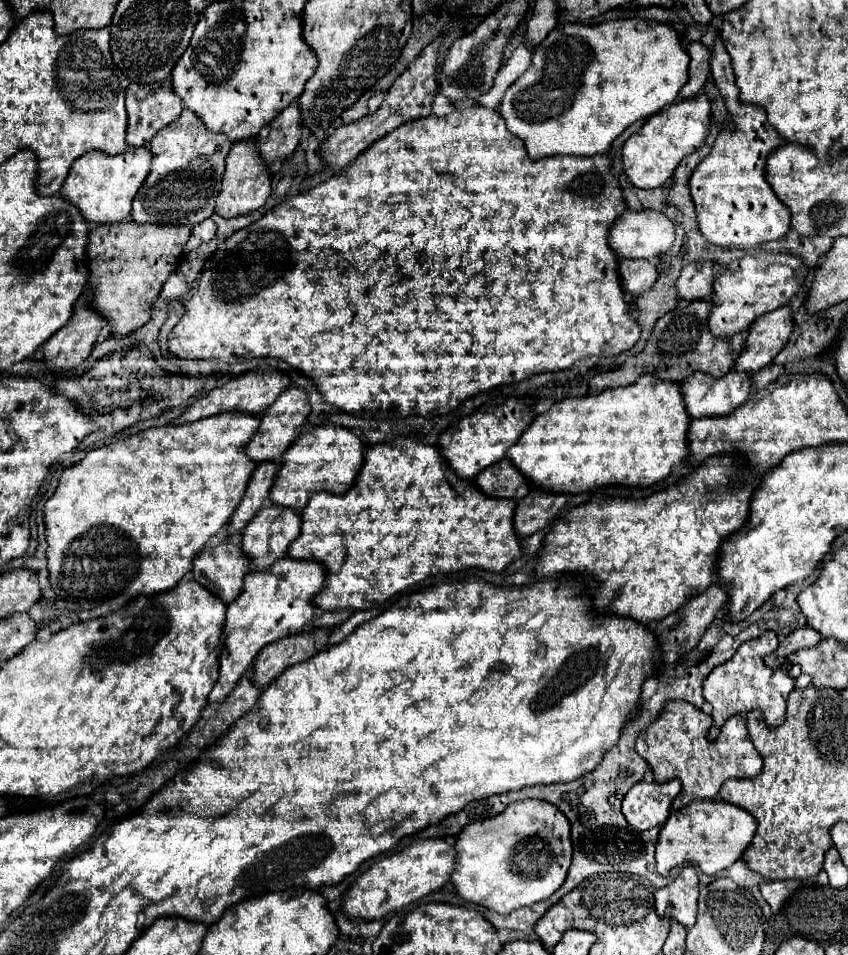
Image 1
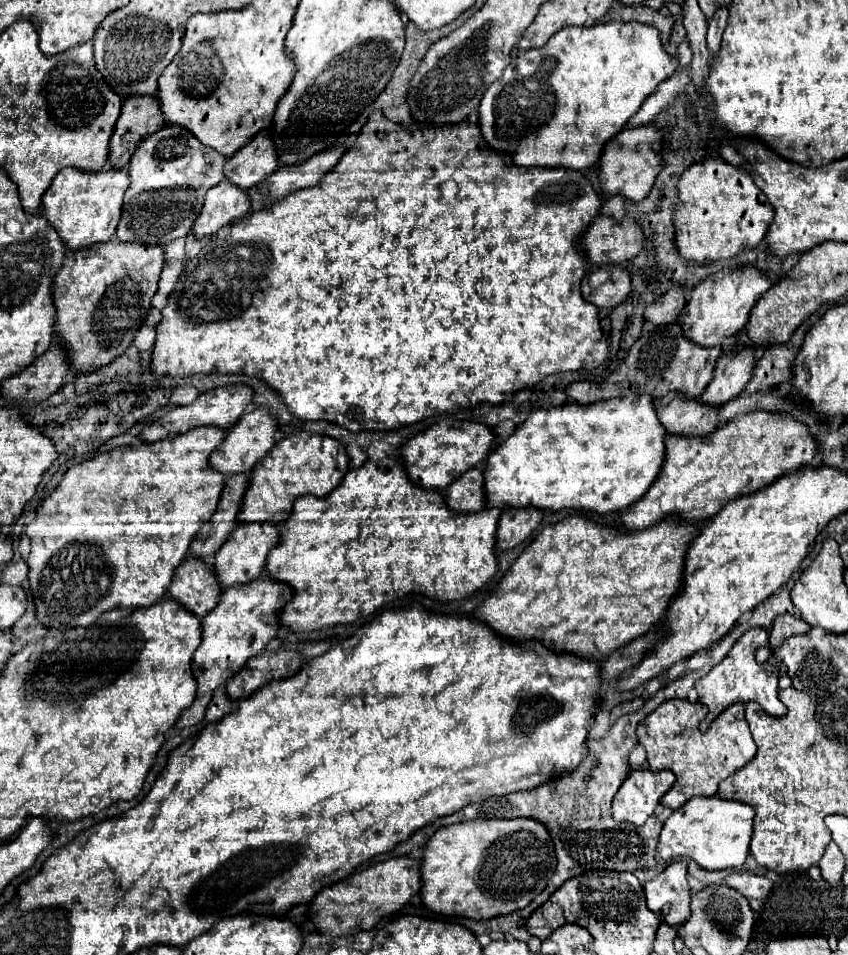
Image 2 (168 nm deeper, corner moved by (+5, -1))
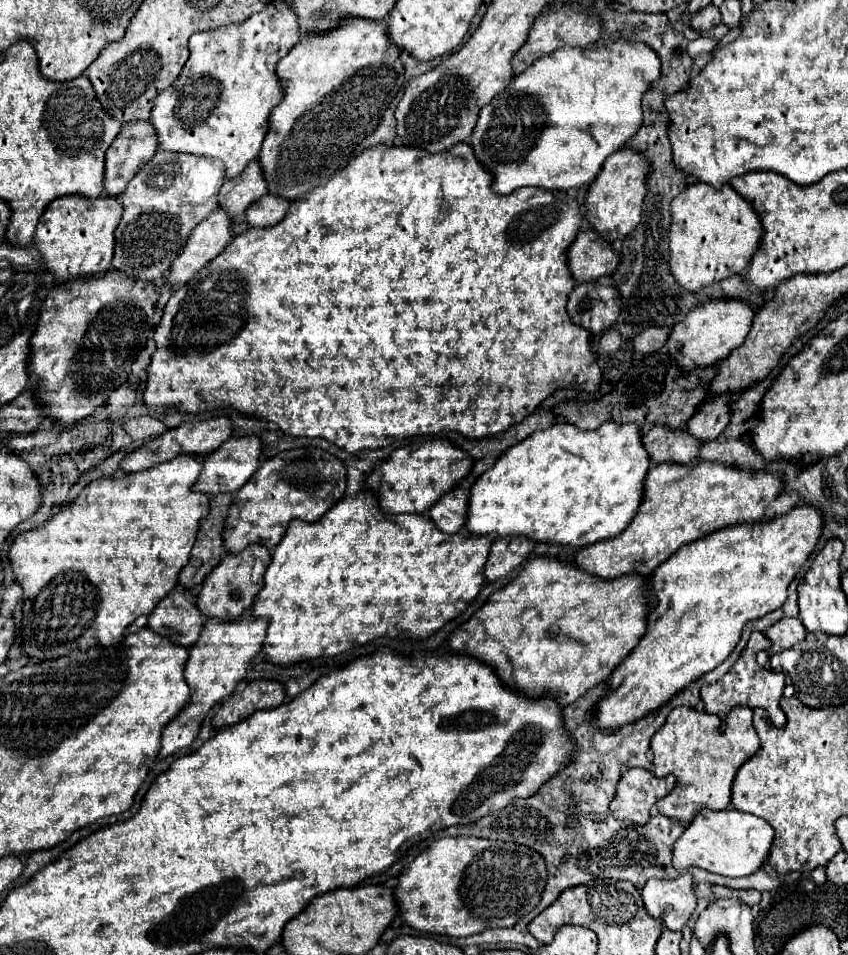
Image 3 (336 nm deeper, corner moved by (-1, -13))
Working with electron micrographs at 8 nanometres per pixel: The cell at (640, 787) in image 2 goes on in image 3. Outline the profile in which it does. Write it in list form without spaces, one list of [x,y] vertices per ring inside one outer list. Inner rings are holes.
[[[628,769],[616,789],[616,797],[610,803],[610,813],[618,821],[632,821],[636,825],[646,825],[652,817],[650,811],[670,793],[666,779],[658,779],[646,769]]]

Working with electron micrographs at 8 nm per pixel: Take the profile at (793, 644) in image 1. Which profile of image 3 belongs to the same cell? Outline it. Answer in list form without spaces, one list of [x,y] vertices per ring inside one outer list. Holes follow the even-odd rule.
[[[784,617],[766,631],[766,637],[772,641],[772,647],[768,653],[780,653],[784,649],[790,649],[802,643],[806,639],[806,629],[800,619]]]

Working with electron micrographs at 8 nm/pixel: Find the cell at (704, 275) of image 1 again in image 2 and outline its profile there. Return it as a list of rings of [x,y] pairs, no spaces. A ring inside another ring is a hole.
[[[674,285],[662,299],[650,303],[644,311],[644,321],[652,323],[654,327],[662,327],[668,323],[674,323],[676,317],[682,313],[682,307],[686,305],[684,299],[686,289],[680,285]]]

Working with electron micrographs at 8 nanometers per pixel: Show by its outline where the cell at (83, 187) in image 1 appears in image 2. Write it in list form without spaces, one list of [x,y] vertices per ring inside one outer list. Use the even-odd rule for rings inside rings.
[[[66,167],[58,173],[58,177],[54,177],[50,189],[42,195],[42,215],[46,221],[50,221],[50,225],[54,225],[68,251],[110,241],[120,221],[122,197],[128,189],[128,183],[130,177],[126,169],[110,169],[88,175],[74,167]]]

